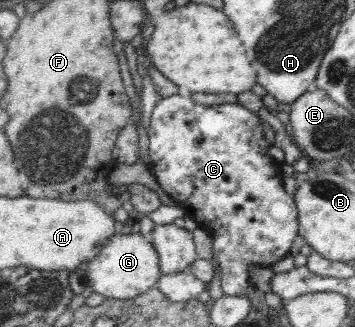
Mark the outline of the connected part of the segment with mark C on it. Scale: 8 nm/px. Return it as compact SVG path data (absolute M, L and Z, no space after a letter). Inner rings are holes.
M182 91L177 95L159 98L153 113L151 113L151 125L148 131L148 150L150 171L155 175L157 183L161 189L173 198L179 208L184 208L187 214L196 221L199 227L206 230L213 240L213 258L219 263L221 268L221 287L225 295L245 296L254 291L252 283L249 281L249 266L270 266L281 259L289 256L293 241L298 235L299 222L297 221L297 206L294 197L290 197L283 188L283 174L280 170L281 161L277 161L268 153L269 144L263 135L263 121L256 113L241 106L238 102L229 102L221 105L205 106L195 103L188 93Z

